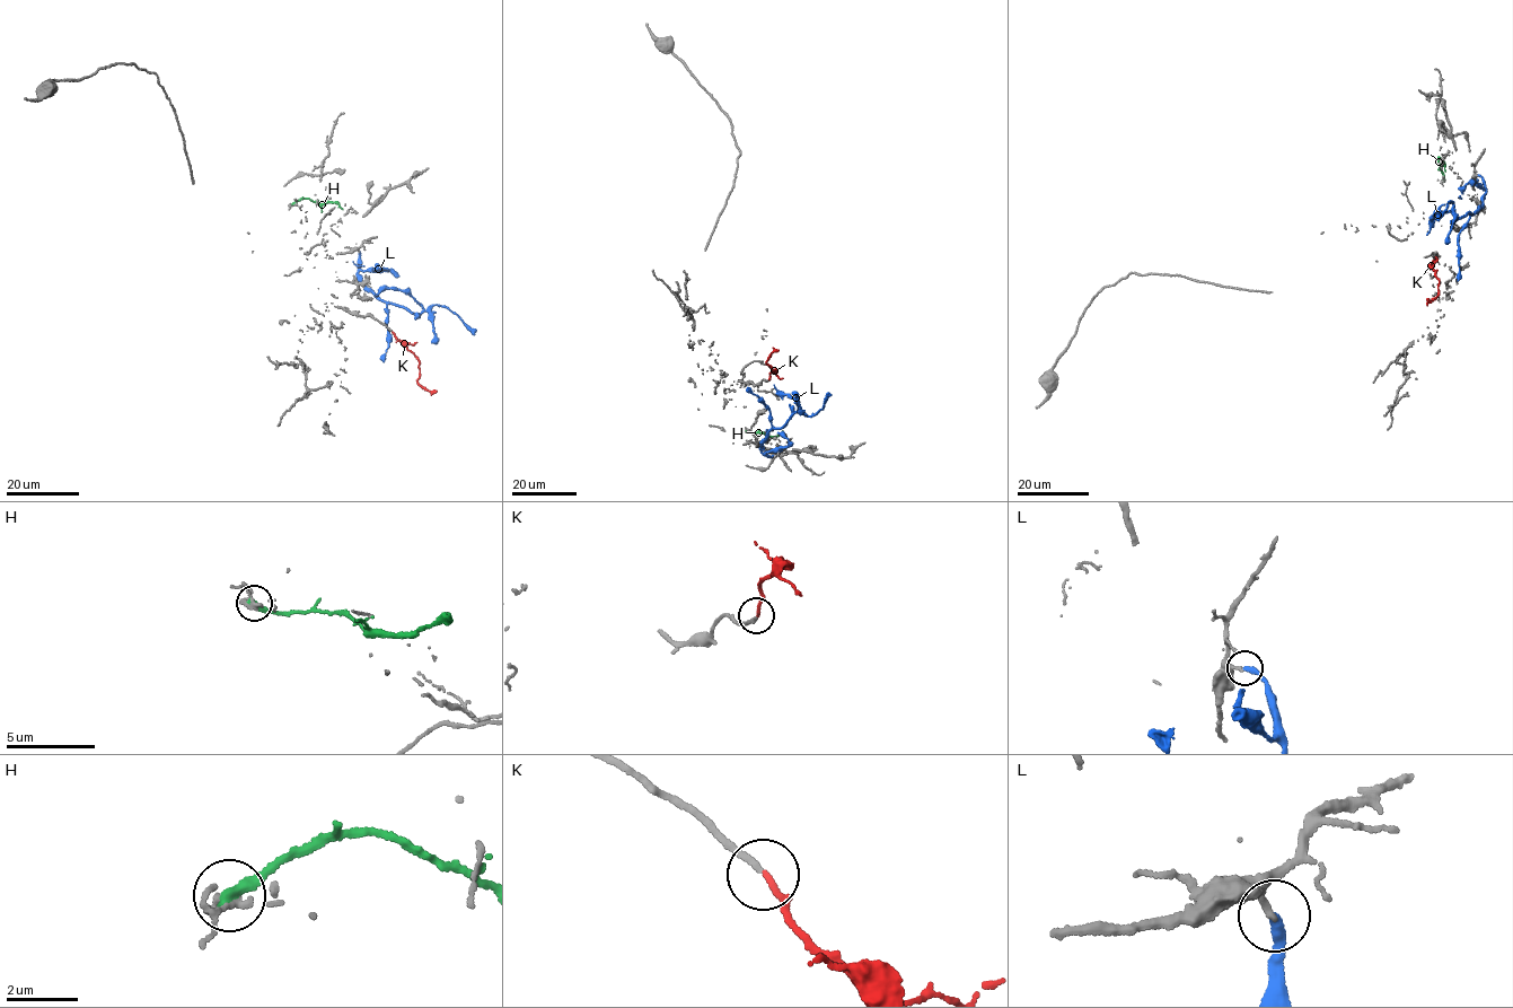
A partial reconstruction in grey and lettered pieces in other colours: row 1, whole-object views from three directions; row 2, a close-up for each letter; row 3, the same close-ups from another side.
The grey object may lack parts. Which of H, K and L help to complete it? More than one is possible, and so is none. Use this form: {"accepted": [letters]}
{"accepted": ["K"]}

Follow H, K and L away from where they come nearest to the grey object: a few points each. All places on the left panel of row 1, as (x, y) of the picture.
H: (292, 204), (305, 199), (320, 203), (332, 201), (343, 210)
K: (392, 332), (419, 361), (418, 383), (437, 391)
L: (359, 252), (358, 279), (377, 297), (419, 314), (434, 305), (445, 306), (474, 334)

